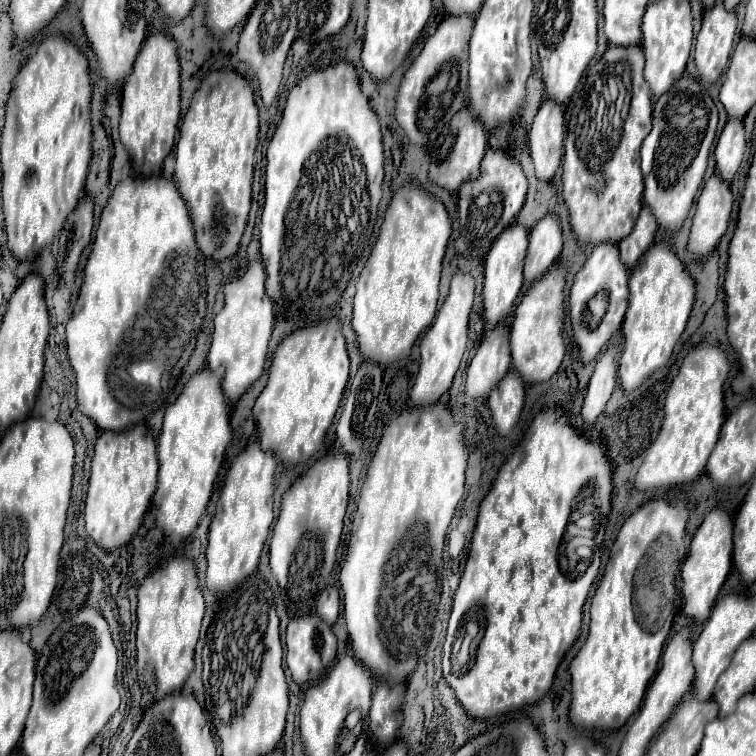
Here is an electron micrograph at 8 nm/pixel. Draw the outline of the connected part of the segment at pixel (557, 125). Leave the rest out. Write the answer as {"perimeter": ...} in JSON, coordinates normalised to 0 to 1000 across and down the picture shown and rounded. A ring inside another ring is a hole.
{"perimeter":[[[735,135],[714,140],[701,169],[701,204],[709,233],[728,241],[746,206],[746,148]]]}

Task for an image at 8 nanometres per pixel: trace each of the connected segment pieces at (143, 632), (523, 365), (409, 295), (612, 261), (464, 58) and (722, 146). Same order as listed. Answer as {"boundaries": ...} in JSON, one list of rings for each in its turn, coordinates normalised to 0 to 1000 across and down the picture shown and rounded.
{"boundaries":[[[[249,735],[241,738],[225,738],[222,749],[206,751],[183,778],[183,841],[180,841],[180,857],[183,857],[183,886],[185,897],[193,907],[188,907],[188,934],[198,934],[209,929],[212,923],[238,913],[251,894],[257,884],[257,854],[265,841],[265,825],[270,817],[270,788],[262,778],[259,765],[259,743],[249,741]]],[[[735,349],[720,362],[701,384],[690,392],[680,413],[680,426],[675,437],[675,463],[677,463],[677,487],[688,495],[690,505],[722,505],[741,487],[746,474],[746,452],[743,452],[743,413],[746,413],[746,362],[749,354]]],[[[532,246],[532,251],[521,254],[519,267],[511,278],[505,302],[503,302],[503,312],[497,317],[497,325],[471,376],[466,434],[471,439],[474,460],[484,476],[497,481],[519,481],[542,471],[542,463],[548,452],[553,450],[553,444],[571,429],[577,415],[577,402],[579,402],[585,341],[587,341],[595,310],[598,310],[598,296],[582,265],[577,265],[574,259],[566,259],[561,251],[550,246]]],[[[810,320],[791,323],[775,349],[762,360],[759,376],[754,381],[754,426],[759,452],[765,455],[765,474],[770,481],[783,479],[810,442],[820,434],[825,413],[831,407],[831,368],[833,360],[823,352],[817,341],[817,325]]],[[[593,21],[582,34],[579,40],[563,53],[556,74],[545,82],[545,87],[540,90],[540,95],[534,98],[532,103],[532,111],[529,111],[529,119],[526,119],[526,130],[524,130],[524,159],[526,164],[532,167],[532,172],[537,175],[542,190],[553,190],[553,193],[561,193],[563,188],[558,185],[558,175],[553,172],[553,140],[556,140],[556,132],[561,127],[561,119],[563,119],[563,111],[585,93],[587,85],[593,82],[606,82],[608,90],[606,93],[616,93],[616,85],[619,85],[619,53],[622,53],[622,45],[624,45],[624,34],[627,34],[627,26],[624,24],[601,24],[601,21]]],[[[976,156],[963,159],[950,183],[947,198],[944,198],[947,225],[958,241],[968,241],[971,230],[976,228],[976,222],[981,217],[984,198],[987,198],[987,183],[984,183],[981,159],[976,159]]]]}

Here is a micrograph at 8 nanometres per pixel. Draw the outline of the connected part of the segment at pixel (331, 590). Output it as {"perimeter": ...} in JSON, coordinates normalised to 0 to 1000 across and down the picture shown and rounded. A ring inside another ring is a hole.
{"perimeter":[[[434,775],[423,788],[421,788],[421,796],[418,796],[418,812],[442,825],[447,812],[450,812],[450,788],[447,788],[447,778],[444,775]]]}

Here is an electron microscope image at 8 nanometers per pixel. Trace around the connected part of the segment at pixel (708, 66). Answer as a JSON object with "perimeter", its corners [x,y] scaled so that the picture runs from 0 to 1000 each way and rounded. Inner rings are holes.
{"perimeter":[[[955,3],[931,16],[929,37],[921,50],[918,82],[931,108],[947,108],[962,90],[971,65],[974,19],[960,13]]]}

